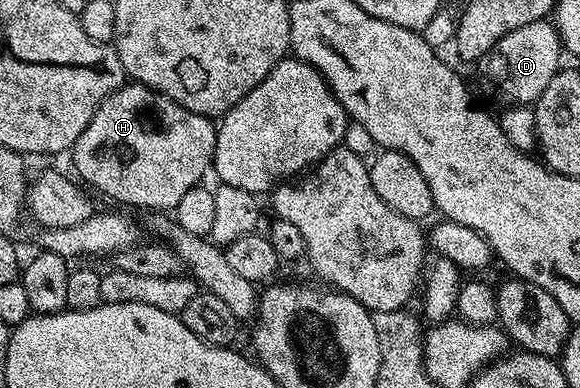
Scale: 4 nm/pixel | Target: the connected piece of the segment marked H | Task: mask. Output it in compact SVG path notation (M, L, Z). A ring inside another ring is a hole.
M128 82L98 105L86 130L82 130L72 145L70 157L76 163L75 175L89 189L97 188L102 195L120 204L129 204L132 208L172 210L182 199L182 194L186 194L186 190L197 187L203 181L200 179L209 175L216 145L216 130L217 125L209 117L186 110L169 96L163 96L145 84Z

